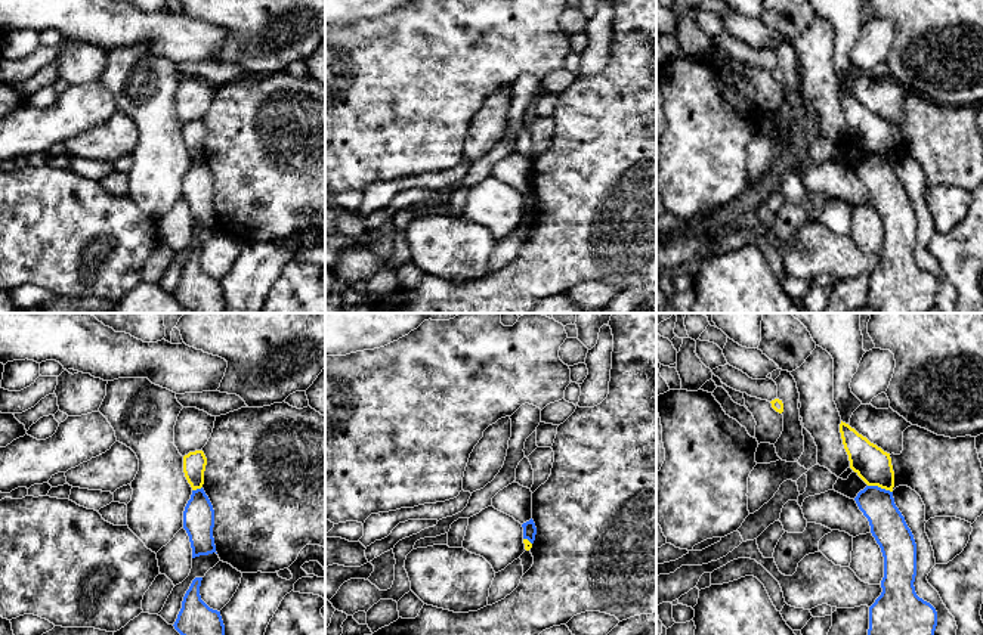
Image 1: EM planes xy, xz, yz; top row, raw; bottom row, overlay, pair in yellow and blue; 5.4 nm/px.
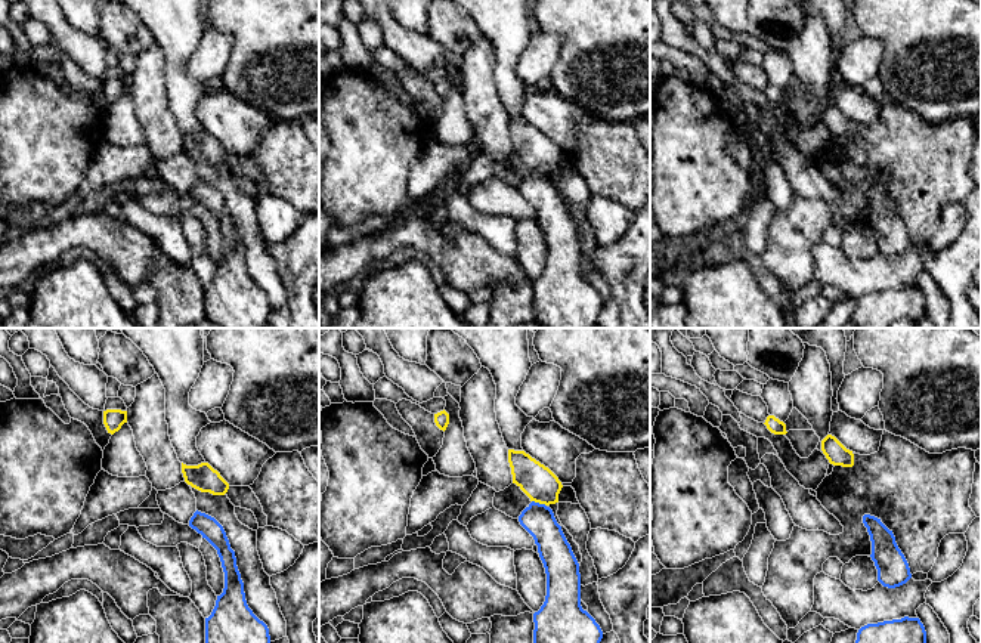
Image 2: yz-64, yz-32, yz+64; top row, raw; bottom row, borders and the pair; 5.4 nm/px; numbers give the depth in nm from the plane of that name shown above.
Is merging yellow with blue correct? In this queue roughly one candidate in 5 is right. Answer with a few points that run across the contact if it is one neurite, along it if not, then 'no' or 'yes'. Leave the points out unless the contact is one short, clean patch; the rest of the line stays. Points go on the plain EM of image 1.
yz (868, 154), (877, 154), (892, 161) | no

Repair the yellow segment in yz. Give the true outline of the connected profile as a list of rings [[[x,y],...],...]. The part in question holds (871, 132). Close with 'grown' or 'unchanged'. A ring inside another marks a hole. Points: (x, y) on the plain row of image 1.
[[[840,93],[844,118],[850,137],[868,154],[893,161],[894,140],[890,123],[884,121],[848,93]]]; unchanged

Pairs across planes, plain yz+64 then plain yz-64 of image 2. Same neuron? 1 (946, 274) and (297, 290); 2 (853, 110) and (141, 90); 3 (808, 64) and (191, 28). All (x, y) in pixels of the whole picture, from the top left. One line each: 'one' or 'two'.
1: one
2: two
3: two

